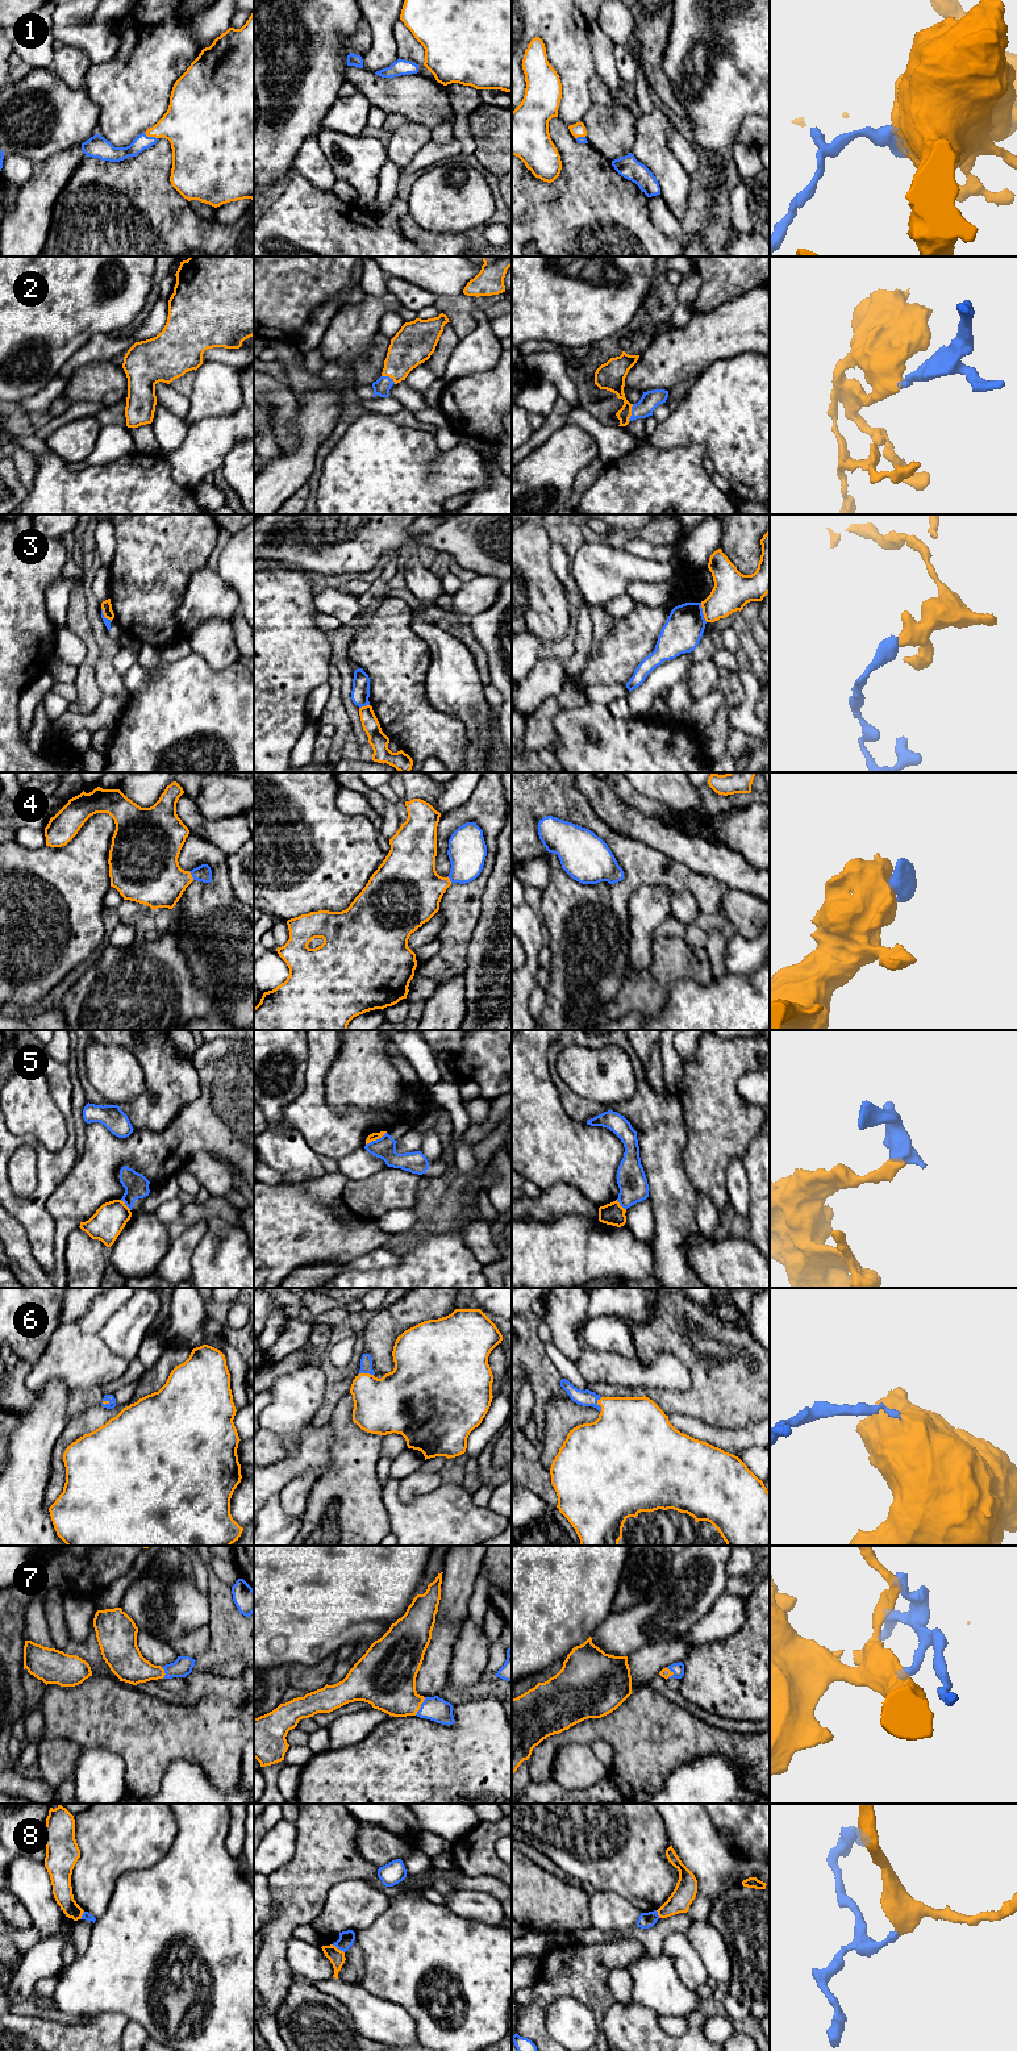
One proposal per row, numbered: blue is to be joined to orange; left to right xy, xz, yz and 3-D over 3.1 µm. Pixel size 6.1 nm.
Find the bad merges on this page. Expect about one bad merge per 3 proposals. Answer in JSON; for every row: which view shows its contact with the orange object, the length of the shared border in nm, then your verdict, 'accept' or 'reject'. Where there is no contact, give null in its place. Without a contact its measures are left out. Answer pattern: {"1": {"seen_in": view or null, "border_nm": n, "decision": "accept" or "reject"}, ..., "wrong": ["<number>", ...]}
{"1": {"seen_in": "xy", "border_nm": 90, "decision": "accept"}, "2": {"seen_in": "yz", "border_nm": 120, "decision": "accept"}, "3": {"seen_in": "yz", "border_nm": 130, "decision": "reject"}, "4": {"seen_in": "xy", "border_nm": 70, "decision": "accept"}, "5": {"seen_in": "xz", "border_nm": 150, "decision": "reject"}, "6": {"seen_in": "yz", "border_nm": 100, "decision": "accept"}, "7": {"seen_in": "xz", "border_nm": 130, "decision": "accept"}, "8": {"seen_in": "xz", "border_nm": 90, "decision": "reject"}, "wrong": ["3", "5", "8"]}

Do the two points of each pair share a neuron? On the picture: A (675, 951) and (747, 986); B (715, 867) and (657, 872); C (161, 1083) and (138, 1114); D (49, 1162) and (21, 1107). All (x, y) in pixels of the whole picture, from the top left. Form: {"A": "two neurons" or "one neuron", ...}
{"A": "two neurons", "B": "two neurons", "C": "one neuron", "D": "two neurons"}

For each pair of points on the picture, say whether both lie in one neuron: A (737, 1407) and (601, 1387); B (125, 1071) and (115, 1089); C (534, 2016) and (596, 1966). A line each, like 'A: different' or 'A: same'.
A: same
B: same
C: same

